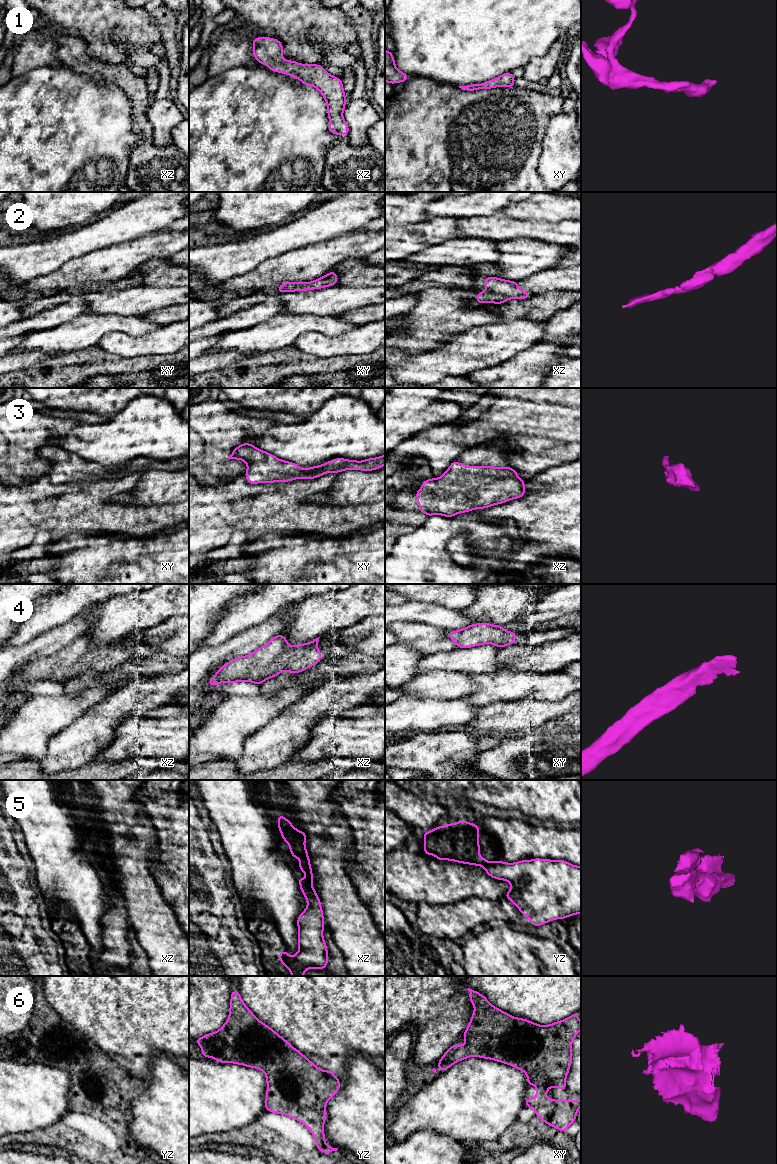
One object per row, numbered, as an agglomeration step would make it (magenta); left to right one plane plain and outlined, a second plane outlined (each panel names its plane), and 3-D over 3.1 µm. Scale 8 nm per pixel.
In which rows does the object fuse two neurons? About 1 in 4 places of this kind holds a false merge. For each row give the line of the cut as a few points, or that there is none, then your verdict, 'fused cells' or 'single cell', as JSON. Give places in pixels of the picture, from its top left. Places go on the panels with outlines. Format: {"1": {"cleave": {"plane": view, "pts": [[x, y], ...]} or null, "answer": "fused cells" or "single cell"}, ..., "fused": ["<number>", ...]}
{"1": {"cleave": null, "answer": "single cell"}, "2": {"cleave": null, "answer": "single cell"}, "3": {"cleave": null, "answer": "single cell"}, "4": {"cleave": null, "answer": "single cell"}, "5": {"cleave": {"plane": "yz", "pts": [[490, 862], [482, 866]]}, "answer": "fused cells"}, "6": {"cleave": null, "answer": "single cell"}, "fused": ["5"]}

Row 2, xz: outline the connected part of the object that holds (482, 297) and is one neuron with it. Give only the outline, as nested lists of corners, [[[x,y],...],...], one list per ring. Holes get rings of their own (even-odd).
[[[488,276],[484,279],[484,282],[486,284],[486,290],[477,293],[477,303],[502,304],[509,299],[526,299],[531,296],[529,292],[519,288],[517,281]]]

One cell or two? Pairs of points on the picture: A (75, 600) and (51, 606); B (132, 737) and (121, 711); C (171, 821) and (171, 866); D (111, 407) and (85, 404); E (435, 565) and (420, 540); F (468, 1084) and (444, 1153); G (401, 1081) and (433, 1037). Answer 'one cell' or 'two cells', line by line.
A: one cell
B: two cells
C: one cell
D: one cell
E: one cell
F: two cells
G: two cells

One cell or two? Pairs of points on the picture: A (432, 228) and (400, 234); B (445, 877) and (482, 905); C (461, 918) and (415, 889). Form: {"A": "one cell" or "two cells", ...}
{"A": "one cell", "B": "two cells", "C": "two cells"}

